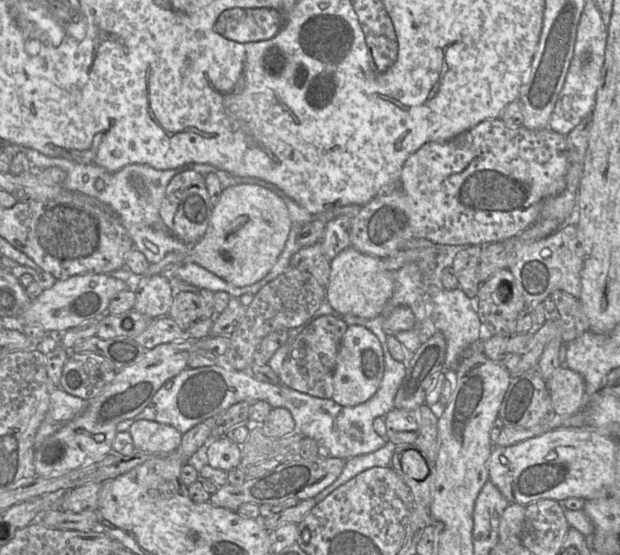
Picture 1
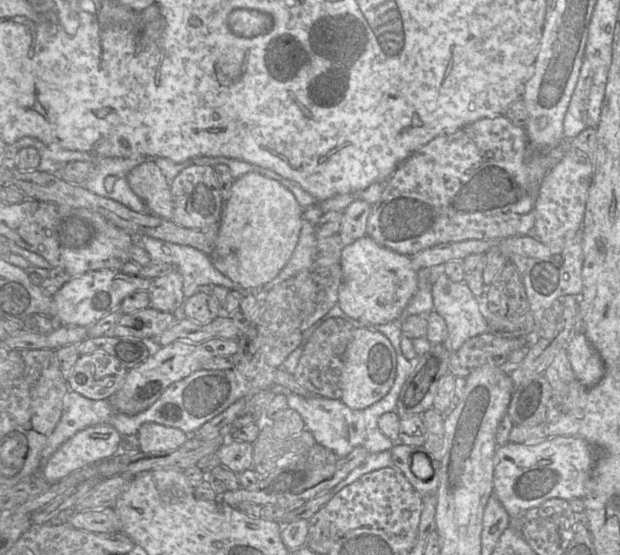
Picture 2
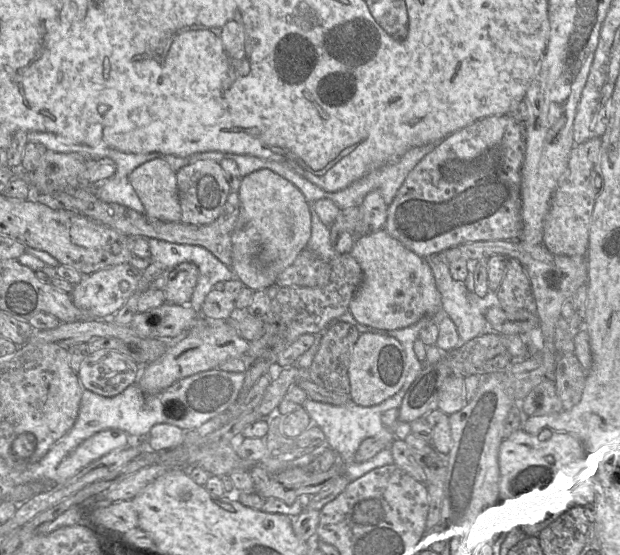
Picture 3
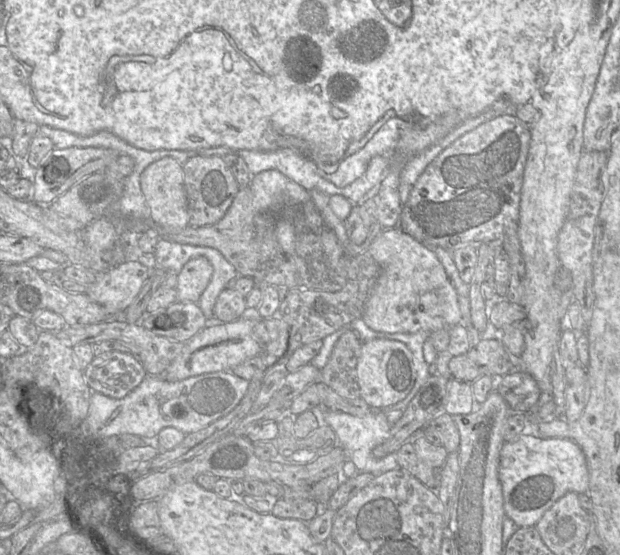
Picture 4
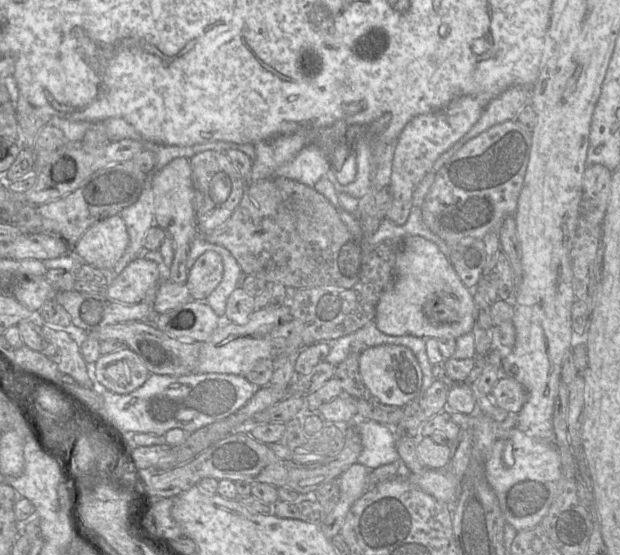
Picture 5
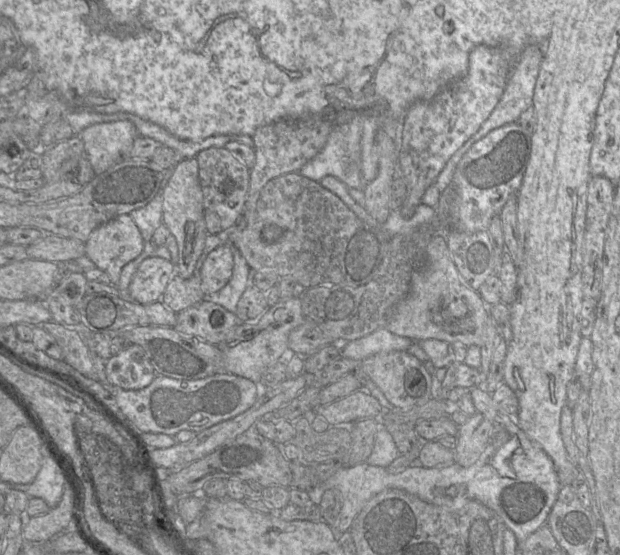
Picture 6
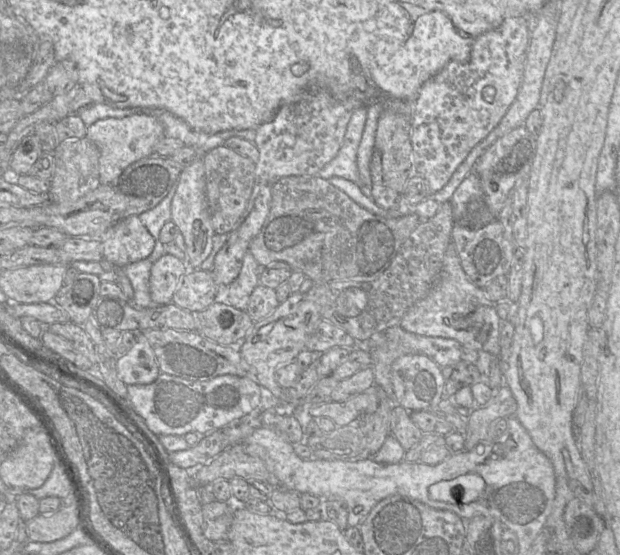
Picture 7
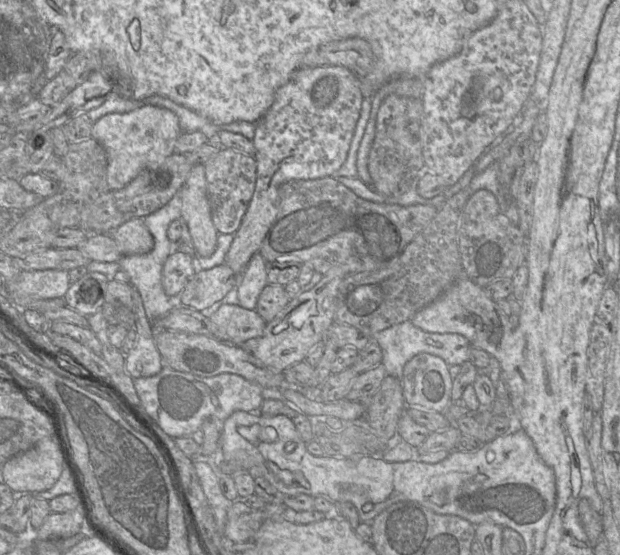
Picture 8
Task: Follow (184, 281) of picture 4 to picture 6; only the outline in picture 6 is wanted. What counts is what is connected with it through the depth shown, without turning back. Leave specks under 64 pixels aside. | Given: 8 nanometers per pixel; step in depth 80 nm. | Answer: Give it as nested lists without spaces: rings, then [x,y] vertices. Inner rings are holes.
[[[226,243],[212,250],[199,271],[201,288],[205,296],[222,289],[230,280],[234,267],[232,245]]]

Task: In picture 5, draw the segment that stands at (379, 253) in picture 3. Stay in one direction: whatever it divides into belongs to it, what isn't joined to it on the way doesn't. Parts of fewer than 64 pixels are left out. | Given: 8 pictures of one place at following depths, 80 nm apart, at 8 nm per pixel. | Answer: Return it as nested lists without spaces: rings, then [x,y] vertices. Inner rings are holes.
[[[415,235],[403,239],[396,256],[394,281],[381,295],[373,322],[390,336],[457,339],[472,333],[474,311],[473,292],[463,284],[450,259],[434,242]]]

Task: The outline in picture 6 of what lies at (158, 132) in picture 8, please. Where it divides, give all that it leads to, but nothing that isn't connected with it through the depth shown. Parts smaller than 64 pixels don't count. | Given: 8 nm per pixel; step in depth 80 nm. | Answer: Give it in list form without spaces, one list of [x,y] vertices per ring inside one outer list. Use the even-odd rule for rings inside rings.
[[[119,120],[91,125],[80,133],[80,138],[95,174],[101,174],[115,163],[129,158],[138,135],[130,120]]]

